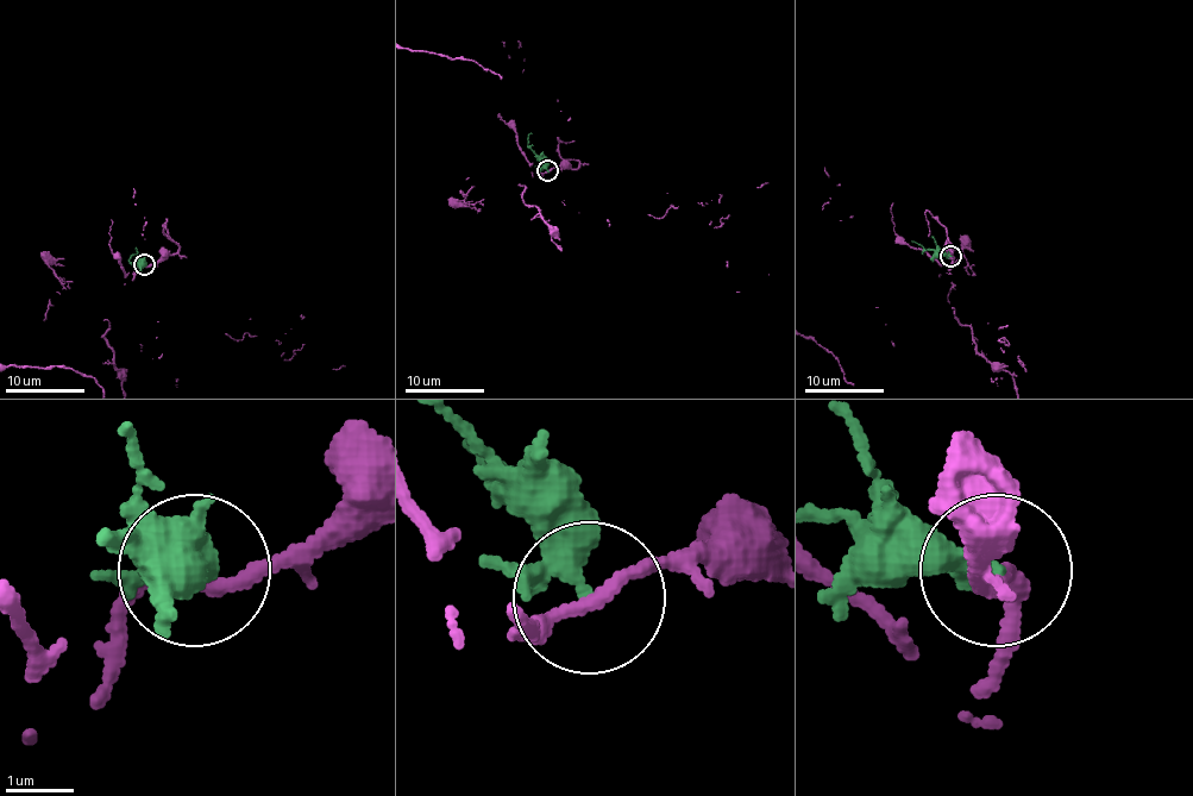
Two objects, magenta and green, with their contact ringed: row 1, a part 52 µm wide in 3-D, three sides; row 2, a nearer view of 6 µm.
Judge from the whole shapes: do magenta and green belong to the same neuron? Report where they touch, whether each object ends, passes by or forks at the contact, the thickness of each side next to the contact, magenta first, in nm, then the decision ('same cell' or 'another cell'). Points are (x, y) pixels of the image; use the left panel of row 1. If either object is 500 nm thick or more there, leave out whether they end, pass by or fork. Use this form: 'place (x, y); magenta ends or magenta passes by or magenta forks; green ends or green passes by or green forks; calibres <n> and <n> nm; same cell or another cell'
place (144, 264); magenta passes by; green passes by; calibres 200 and 260 nm; another cell

